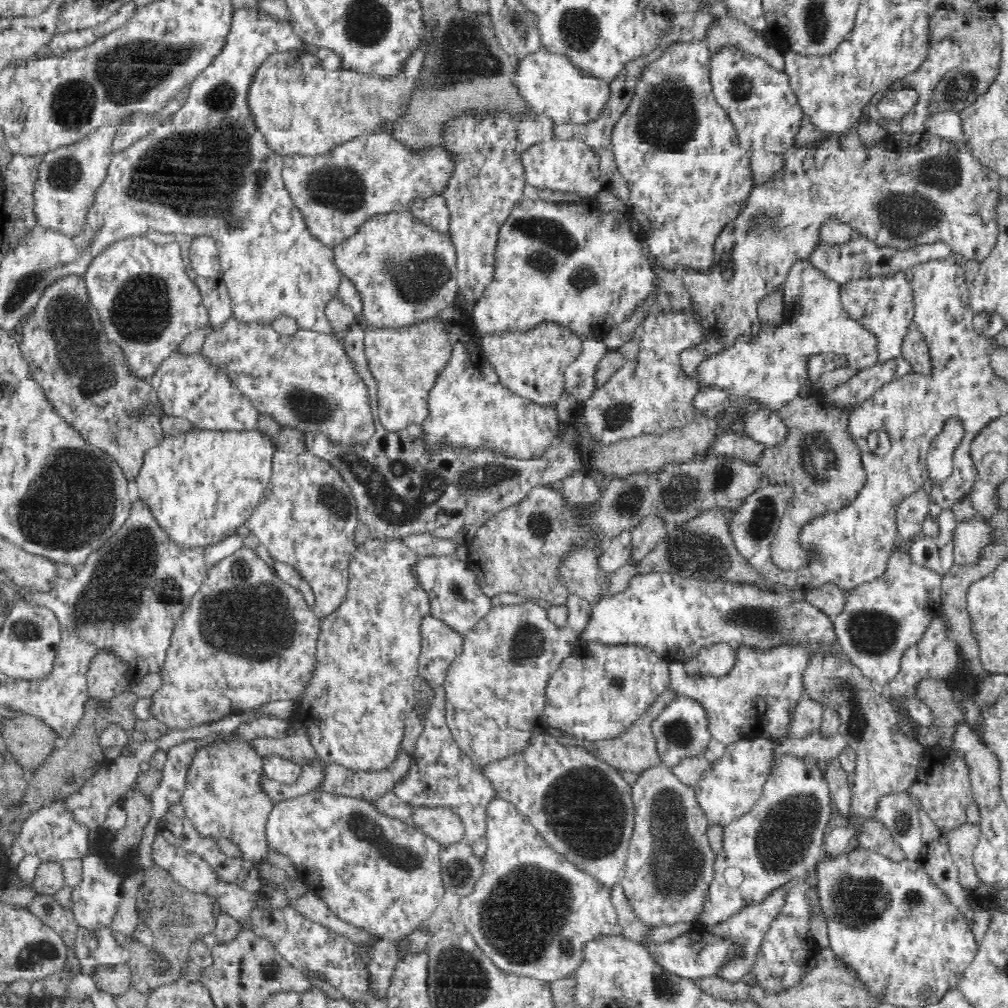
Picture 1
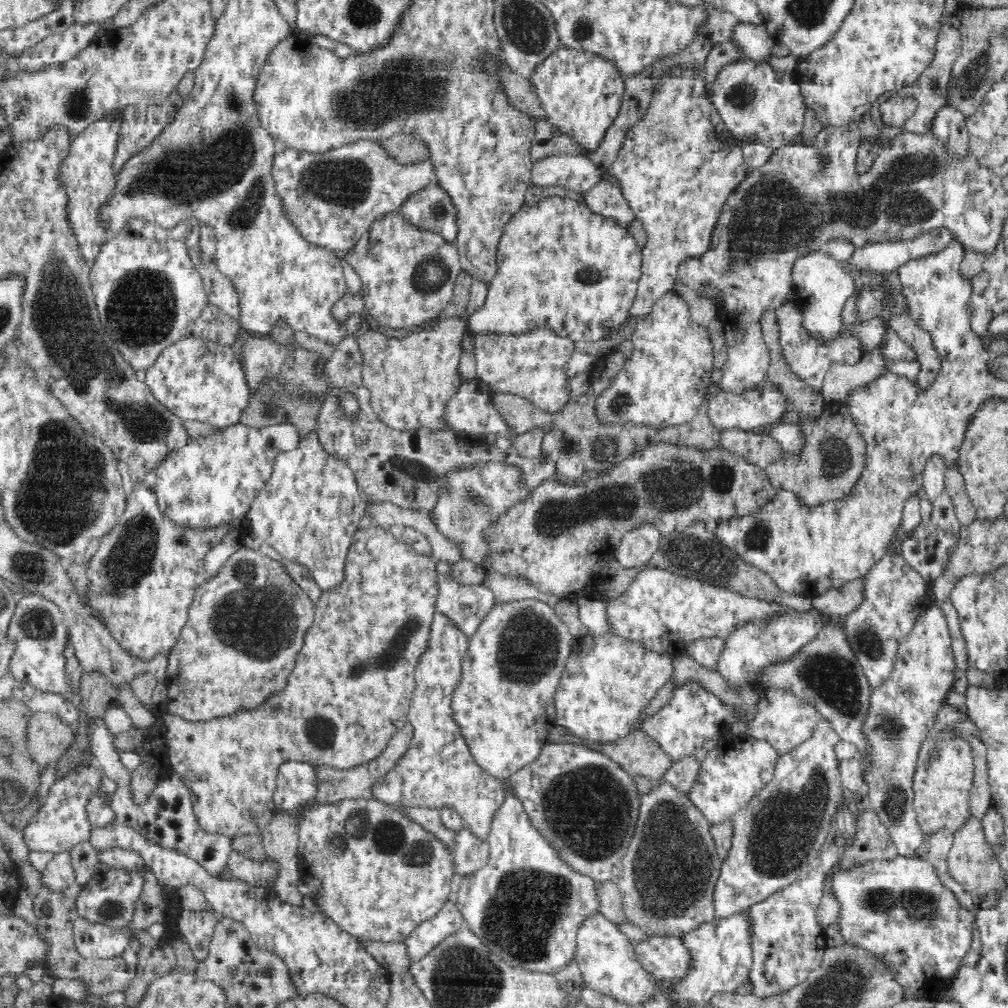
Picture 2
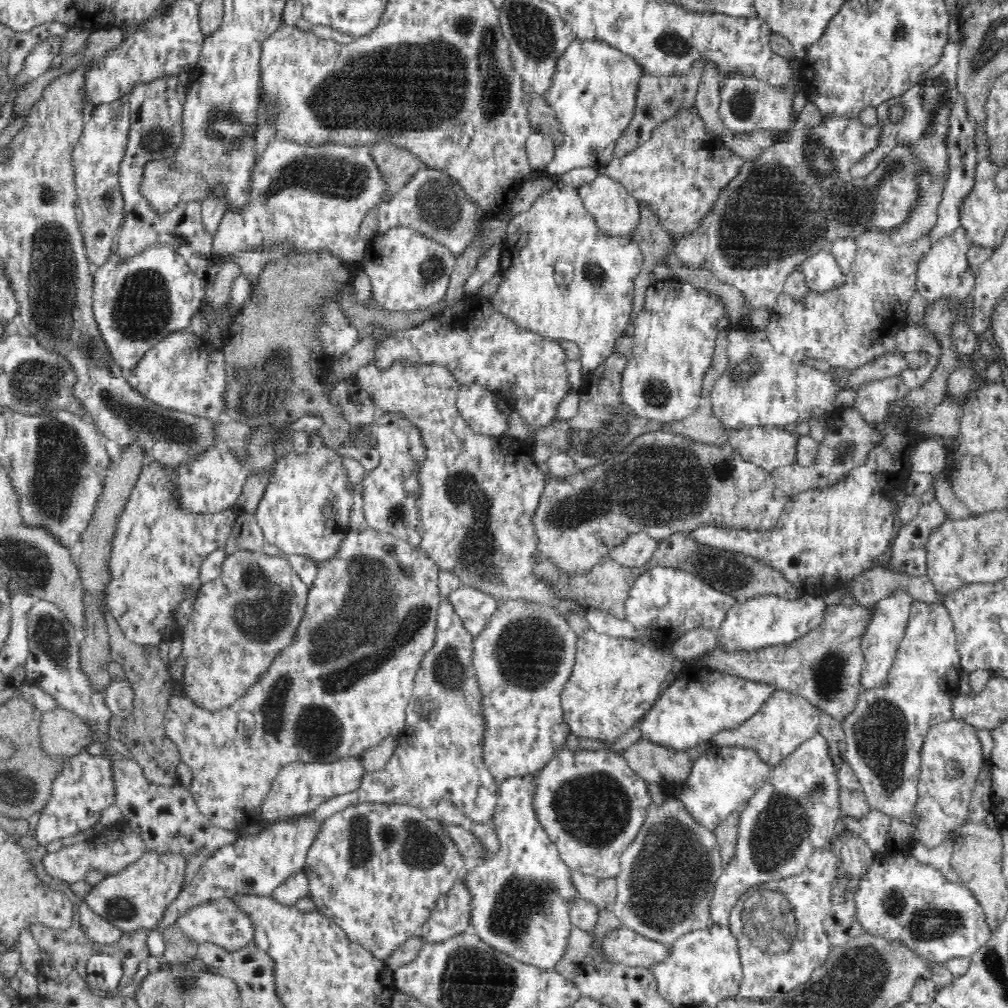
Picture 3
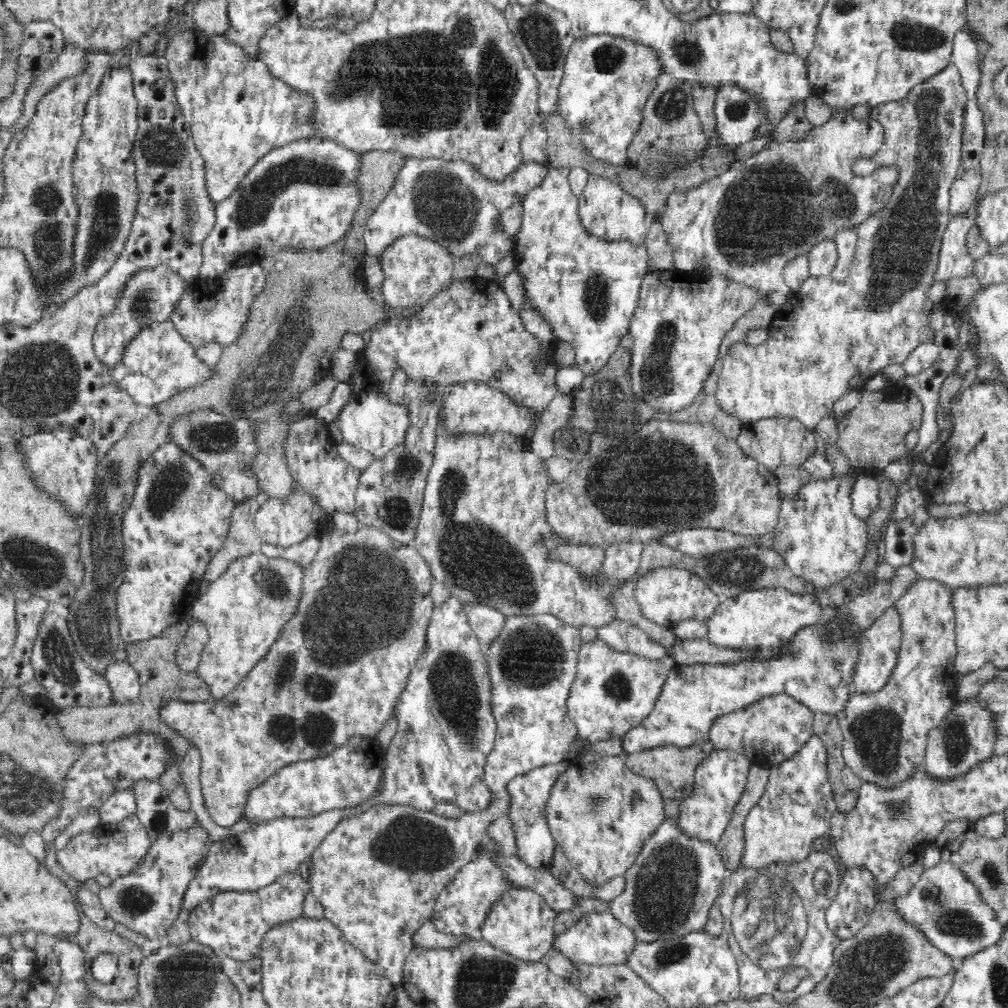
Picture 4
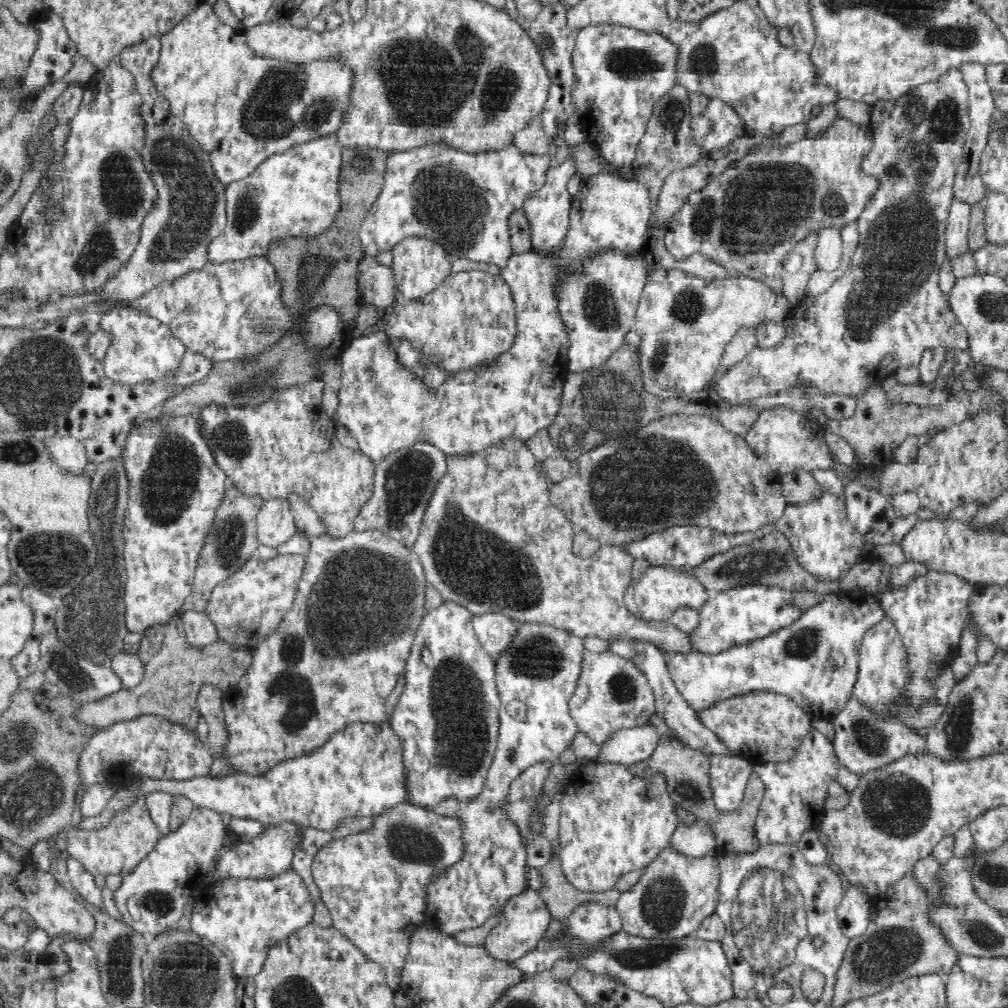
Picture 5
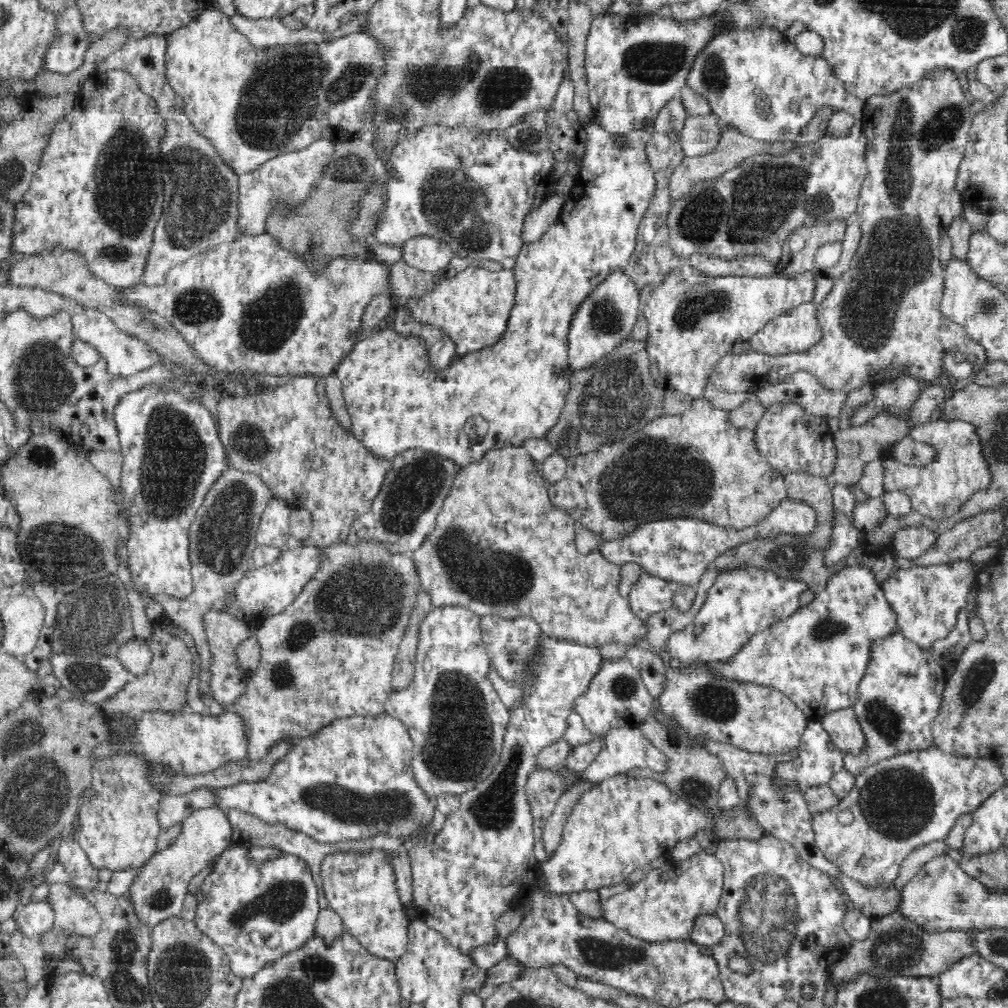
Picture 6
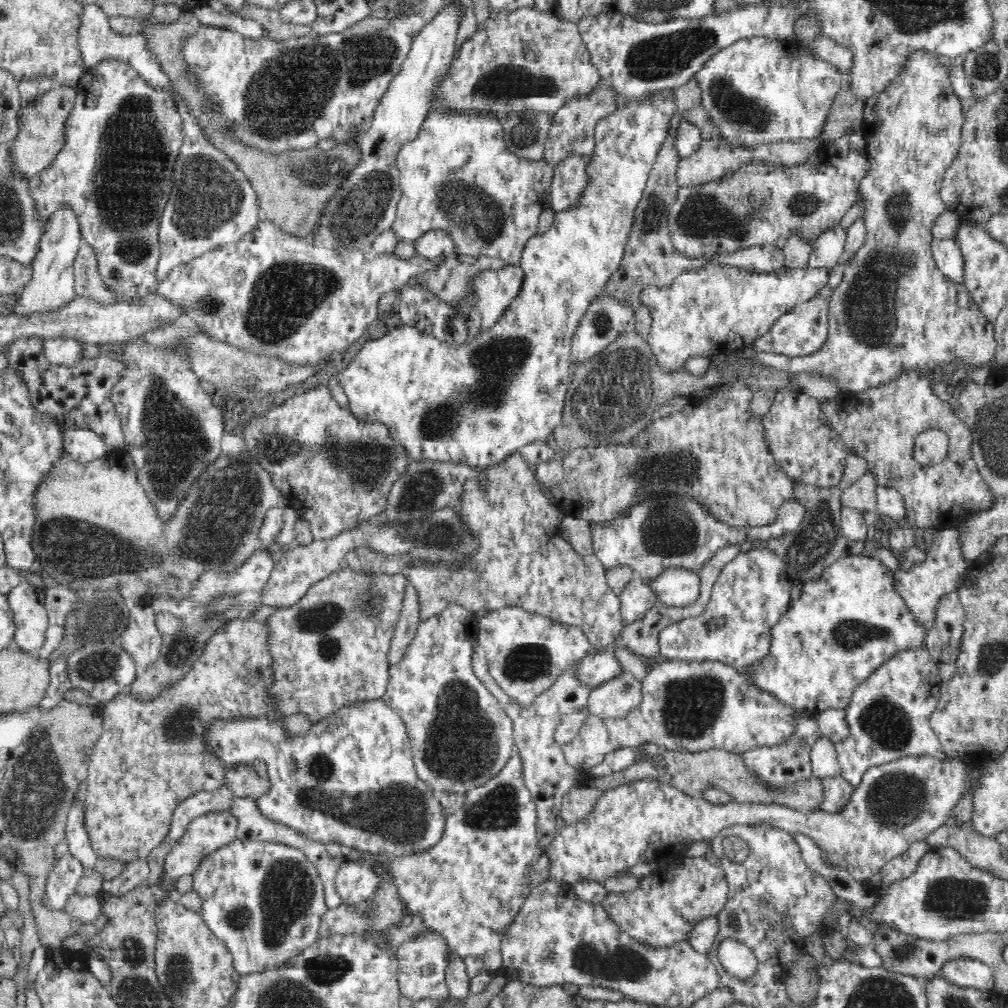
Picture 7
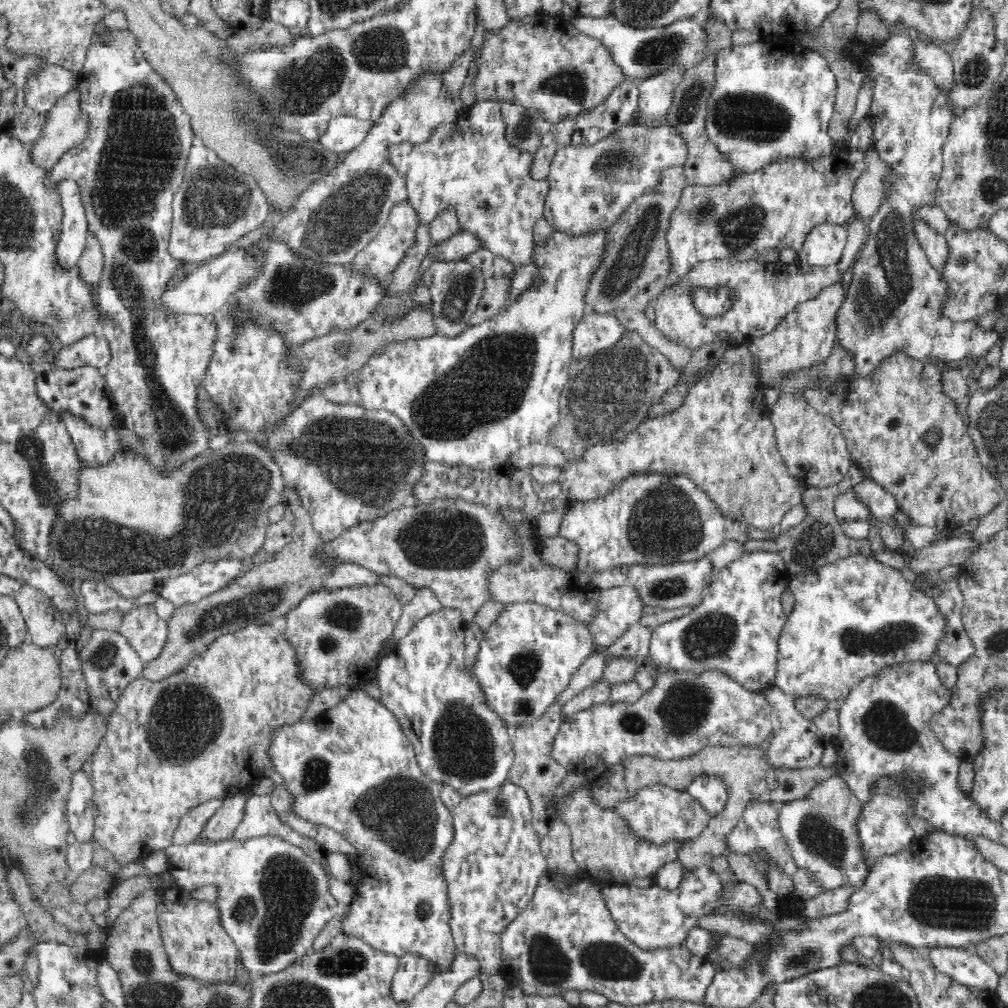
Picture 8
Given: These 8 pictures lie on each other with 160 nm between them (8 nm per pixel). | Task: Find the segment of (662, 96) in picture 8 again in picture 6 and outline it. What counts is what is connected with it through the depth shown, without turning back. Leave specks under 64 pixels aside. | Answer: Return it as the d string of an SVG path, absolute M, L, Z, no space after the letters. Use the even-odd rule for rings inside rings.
M593 119L584 122L581 134L581 140L584 142L583 154L580 165L575 170L576 182L574 182L570 192L568 192L568 200L560 211L558 222L552 224L540 237L539 241L532 242L532 244L523 244L521 251L518 253L516 262L512 268L516 281L515 304L512 307L504 337L496 345L472 352L466 356L454 358L450 366L446 366L441 372L434 372L427 363L427 350L425 350L424 341L420 341L416 337L404 337L394 331L391 326L383 326L376 330L373 336L362 338L360 342L354 344L352 350L347 352L344 360L338 364L338 368L336 368L334 373L343 384L343 399L346 410L351 418L351 432L366 451L370 451L370 454L376 457L391 461L399 452L410 450L411 448L424 449L443 458L453 460L458 466L463 466L464 464L478 462L488 449L504 448L510 445L520 446L528 439L546 437L547 432L559 422L559 416L565 407L569 391L568 380L571 369L567 357L569 351L567 336L572 313L576 310L579 302L582 302L587 297L587 294L604 280L606 275L609 275L614 269L624 270L625 266L629 263L634 248L636 248L639 224L654 199L654 192L656 190L655 174L650 168L643 151L646 142L650 140L650 136L652 136L652 124L648 131L628 136L627 144L624 145L624 148L619 148L616 141L613 140L612 135L604 132Z

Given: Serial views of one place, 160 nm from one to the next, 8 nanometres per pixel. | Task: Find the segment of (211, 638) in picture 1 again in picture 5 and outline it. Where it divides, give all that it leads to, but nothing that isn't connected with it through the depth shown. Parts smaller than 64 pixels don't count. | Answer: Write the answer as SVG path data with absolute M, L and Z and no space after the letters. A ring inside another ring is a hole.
M257 555L251 557L244 566L222 580L210 593L208 604L203 611L205 616L212 621L217 630L217 638L227 644L232 650L251 652L274 635L280 623L294 605L299 581L304 573L305 558L302 555L279 555L272 560L262 560Z

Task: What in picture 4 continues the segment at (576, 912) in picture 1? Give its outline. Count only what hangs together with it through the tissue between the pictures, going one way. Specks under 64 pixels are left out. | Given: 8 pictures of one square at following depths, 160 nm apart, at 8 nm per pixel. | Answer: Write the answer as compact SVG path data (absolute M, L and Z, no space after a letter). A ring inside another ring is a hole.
M565 760L558 764L535 768L523 775L511 778L506 785L505 794L508 795L509 803L505 809L505 819L512 825L511 829L516 843L515 856L529 868L549 870L552 866L557 844L548 827L544 805L555 778L567 766L568 762ZM508 882L507 888L492 902L486 918L479 926L482 934L480 939L520 960L544 962L554 949L558 935L555 931L558 915L559 913L534 889Z

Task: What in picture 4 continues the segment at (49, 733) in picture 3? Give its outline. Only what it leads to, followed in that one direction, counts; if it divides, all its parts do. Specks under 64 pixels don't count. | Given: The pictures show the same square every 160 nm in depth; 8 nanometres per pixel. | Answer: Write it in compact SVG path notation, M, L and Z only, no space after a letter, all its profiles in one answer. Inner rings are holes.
M185 626L168 628L163 635L150 640L138 641L135 643L126 643L124 652L126 652L127 663L138 672L140 682L140 694L138 698L130 704L108 704L100 708L88 708L78 705L60 707L56 712L56 722L62 730L63 739L70 744L88 745L102 742L112 742L118 739L124 739L126 736L135 736L140 732L155 736L163 740L169 748L169 760L165 769L160 773L157 781L163 786L170 800L178 809L190 809L190 799L182 778L180 778L179 764L190 746L187 740L184 740L177 732L165 726L160 720L159 712L173 700L186 702L210 701L208 688L205 687L196 672L182 672L175 663L175 650L177 644L183 639Z

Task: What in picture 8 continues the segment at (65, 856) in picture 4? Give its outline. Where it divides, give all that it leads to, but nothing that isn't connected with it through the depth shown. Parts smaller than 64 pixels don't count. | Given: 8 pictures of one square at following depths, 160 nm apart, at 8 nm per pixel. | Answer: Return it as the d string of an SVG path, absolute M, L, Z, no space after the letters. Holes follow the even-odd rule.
M250 623L237 629L236 632L226 633L214 639L204 652L190 660L186 668L183 668L165 682L152 684L143 677L134 680L122 691L116 701L116 709L103 723L101 739L89 761L89 768L86 768L90 773L94 789L92 804L94 811L93 840L95 844L111 852L116 862L120 864L134 863L141 861L145 855L151 852L164 851L168 846L172 846L173 834L180 824L181 818L190 812L192 807L200 805L201 802L216 797L222 798L226 802L226 798L230 798L232 794L242 794L244 804L246 804L246 798L251 795L248 792L254 791L253 784L266 776L266 768L272 768L271 762L265 755L269 729L284 723L300 721L308 701L316 693L301 683L298 672L293 648L283 639L282 633L275 630L271 624Z

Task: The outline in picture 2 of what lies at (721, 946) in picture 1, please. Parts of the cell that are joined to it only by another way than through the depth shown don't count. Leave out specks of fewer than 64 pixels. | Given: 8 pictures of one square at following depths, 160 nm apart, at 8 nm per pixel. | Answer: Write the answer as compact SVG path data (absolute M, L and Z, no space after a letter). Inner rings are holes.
M669 932L634 943L640 965L657 979L678 982L690 974L694 957L682 938Z

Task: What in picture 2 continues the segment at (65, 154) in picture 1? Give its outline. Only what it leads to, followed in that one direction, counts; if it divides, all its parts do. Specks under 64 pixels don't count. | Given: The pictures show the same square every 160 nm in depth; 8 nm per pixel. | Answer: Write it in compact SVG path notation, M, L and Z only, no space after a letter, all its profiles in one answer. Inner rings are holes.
M118 116L92 124L72 140L68 154L59 162L59 172L55 178L66 193L66 219L89 268L106 241L106 230L97 221L97 210L106 204L115 187L113 158L120 130L121 122Z

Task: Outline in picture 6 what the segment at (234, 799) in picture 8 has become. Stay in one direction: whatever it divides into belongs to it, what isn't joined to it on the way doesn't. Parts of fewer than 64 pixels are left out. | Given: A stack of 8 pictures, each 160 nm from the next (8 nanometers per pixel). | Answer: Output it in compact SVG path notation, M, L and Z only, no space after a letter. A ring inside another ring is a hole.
M216 806L195 810L182 824L179 836L168 848L156 851L148 862L138 867L134 881L125 893L133 915L150 929L181 914L190 880L232 844L227 813Z

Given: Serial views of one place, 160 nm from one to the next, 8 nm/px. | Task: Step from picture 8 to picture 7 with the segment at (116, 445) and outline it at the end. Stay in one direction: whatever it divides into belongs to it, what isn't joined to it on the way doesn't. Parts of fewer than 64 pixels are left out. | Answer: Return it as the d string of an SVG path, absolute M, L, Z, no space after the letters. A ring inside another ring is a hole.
M84 427L63 429L62 450L79 463L90 463L91 460L105 458L110 454L100 436Z

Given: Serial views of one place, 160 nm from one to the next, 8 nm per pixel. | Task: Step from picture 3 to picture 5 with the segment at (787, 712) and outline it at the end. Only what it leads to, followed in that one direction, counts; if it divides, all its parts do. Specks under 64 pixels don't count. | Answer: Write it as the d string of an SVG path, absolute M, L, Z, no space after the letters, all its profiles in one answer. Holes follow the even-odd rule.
M764 691L722 700L700 712L698 718L715 733L728 752L747 760L752 759L756 765L790 760L813 728L811 716L790 697Z

